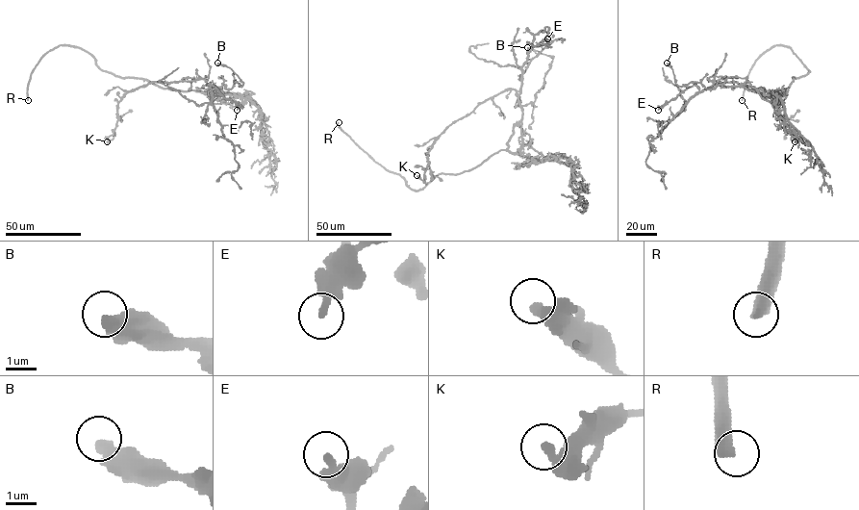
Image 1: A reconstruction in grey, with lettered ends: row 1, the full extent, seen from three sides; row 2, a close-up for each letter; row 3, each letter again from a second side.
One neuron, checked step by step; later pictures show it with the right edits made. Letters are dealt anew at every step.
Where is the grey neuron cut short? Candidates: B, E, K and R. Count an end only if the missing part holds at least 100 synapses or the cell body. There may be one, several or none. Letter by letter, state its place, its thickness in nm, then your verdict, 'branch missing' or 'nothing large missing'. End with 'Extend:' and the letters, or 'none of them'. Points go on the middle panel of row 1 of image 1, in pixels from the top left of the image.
B: place (527, 47); calibre 440 nm; nothing large missing
E: place (547, 38); calibre 200 nm; nothing large missing
K: place (416, 175); calibre 400 nm; nothing large missing
R: place (339, 122); calibre 440 nm; branch missing
Extend: R

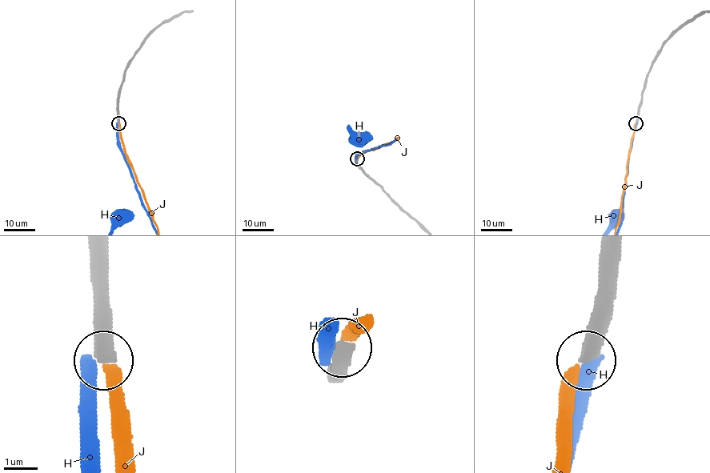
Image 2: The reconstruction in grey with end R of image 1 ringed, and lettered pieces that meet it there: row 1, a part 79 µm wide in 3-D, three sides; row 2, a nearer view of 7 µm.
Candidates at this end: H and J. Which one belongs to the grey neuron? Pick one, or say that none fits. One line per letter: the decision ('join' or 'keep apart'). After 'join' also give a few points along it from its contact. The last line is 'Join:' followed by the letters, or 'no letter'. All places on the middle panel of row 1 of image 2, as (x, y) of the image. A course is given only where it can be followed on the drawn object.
H: keep apart
J: keep apart
Join: no letter

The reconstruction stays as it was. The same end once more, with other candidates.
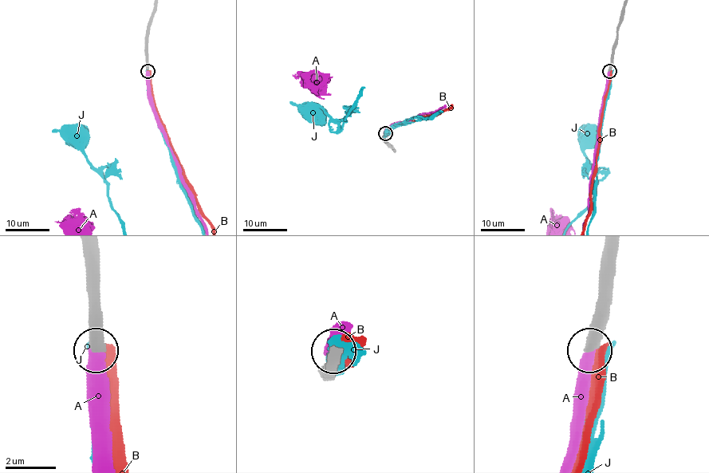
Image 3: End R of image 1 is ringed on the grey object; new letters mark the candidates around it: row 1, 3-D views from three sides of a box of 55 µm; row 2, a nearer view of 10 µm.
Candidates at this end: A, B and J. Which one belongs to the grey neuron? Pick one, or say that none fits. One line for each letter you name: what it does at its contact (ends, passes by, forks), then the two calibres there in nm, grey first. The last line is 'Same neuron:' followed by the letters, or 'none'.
A: it ends there; 500 nm thick on the grey side, 480 nm on the other
Same neuron: A

